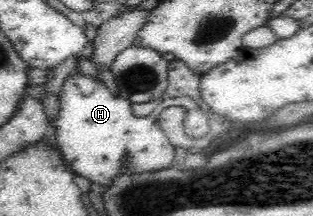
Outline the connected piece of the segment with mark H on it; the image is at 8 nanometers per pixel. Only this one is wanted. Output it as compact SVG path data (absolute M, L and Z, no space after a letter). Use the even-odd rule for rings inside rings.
M70 74L62 89L58 118L48 121L48 133L56 135L63 158L78 179L91 179L97 189L111 185L113 177L120 174L143 174L174 167L175 146L169 143L159 126L159 114L163 109L173 105L186 109L183 125L189 138L204 138L211 128L204 110L189 97L165 99L147 117L135 117L129 101L113 95L97 77Z

